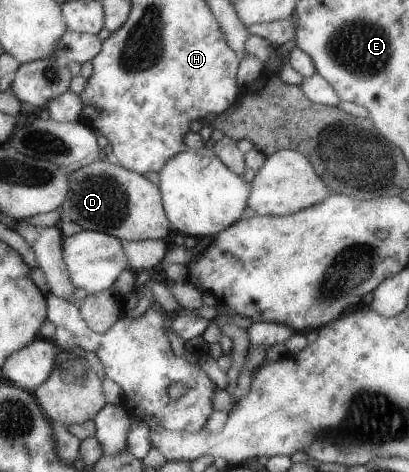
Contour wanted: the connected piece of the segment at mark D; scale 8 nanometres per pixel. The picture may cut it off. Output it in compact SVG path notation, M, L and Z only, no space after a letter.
M99 158L97 161L75 169L73 173L69 173L69 191L65 201L61 203L61 215L65 213L67 219L71 219L73 223L77 223L81 230L93 230L102 232L118 238L137 242L140 240L161 239L166 241L167 235L171 231L171 227L161 203L161 195L157 185L153 185L143 175L127 170L126 168L116 165L113 161Z

